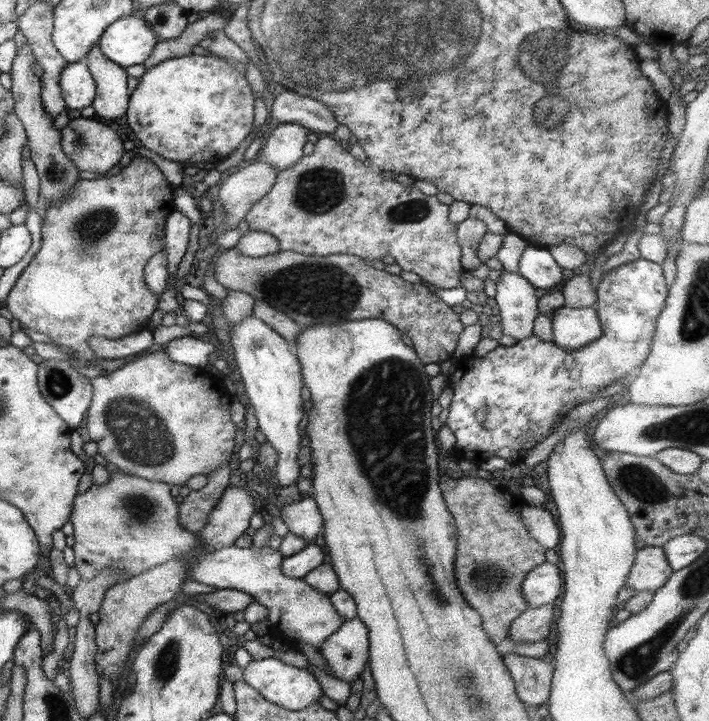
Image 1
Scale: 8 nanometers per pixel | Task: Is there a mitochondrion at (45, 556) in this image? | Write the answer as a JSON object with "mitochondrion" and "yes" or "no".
{"mitochondrion":"no"}

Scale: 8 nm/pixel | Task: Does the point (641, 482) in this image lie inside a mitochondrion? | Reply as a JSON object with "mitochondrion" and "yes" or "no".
{"mitochondrion":"yes"}

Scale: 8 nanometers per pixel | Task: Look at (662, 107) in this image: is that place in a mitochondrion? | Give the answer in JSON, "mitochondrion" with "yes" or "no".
{"mitochondrion":"no"}

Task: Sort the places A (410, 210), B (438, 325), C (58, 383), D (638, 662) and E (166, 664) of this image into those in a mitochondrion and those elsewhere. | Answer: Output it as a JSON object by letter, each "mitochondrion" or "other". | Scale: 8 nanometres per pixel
{"A":"mitochondrion","B":"other","C":"mitochondrion","D":"mitochondrion","E":"mitochondrion"}

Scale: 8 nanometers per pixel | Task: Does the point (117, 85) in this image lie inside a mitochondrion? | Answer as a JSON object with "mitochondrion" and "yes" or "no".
{"mitochondrion":"no"}

